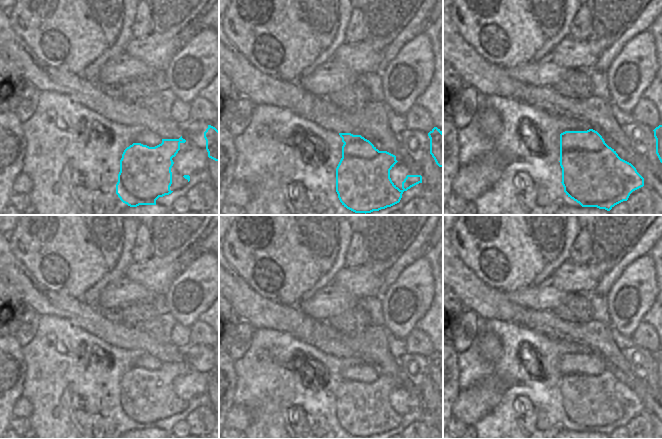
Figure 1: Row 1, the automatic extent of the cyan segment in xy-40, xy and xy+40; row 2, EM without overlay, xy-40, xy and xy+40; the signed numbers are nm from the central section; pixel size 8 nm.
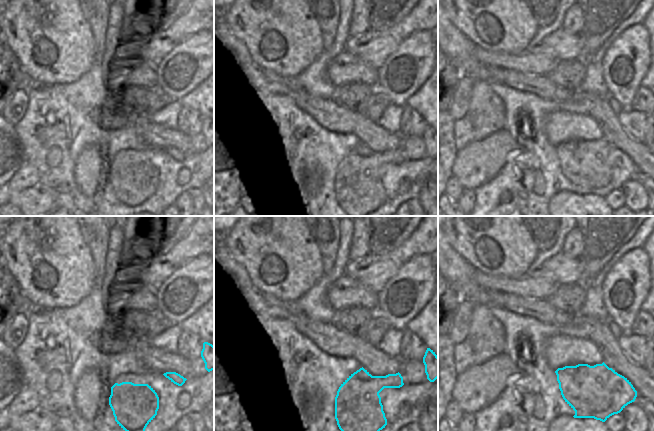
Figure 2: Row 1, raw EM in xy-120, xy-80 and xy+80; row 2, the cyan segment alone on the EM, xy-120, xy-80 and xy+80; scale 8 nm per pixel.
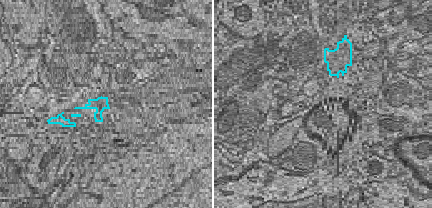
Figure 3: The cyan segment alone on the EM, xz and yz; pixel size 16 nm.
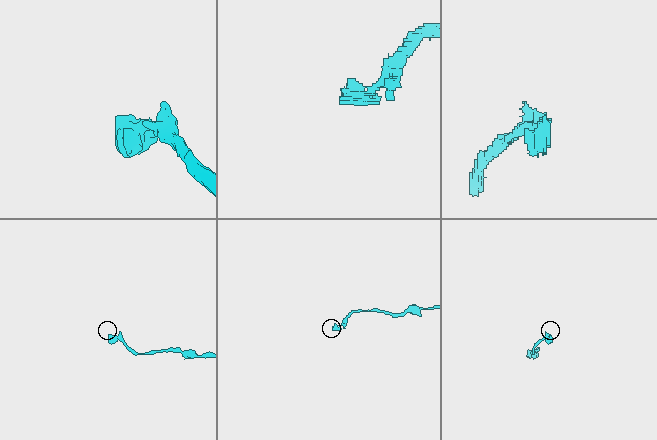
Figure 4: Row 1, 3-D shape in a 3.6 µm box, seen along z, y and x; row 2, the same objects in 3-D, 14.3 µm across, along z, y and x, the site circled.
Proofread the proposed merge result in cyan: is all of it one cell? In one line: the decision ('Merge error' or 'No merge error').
Merge error

